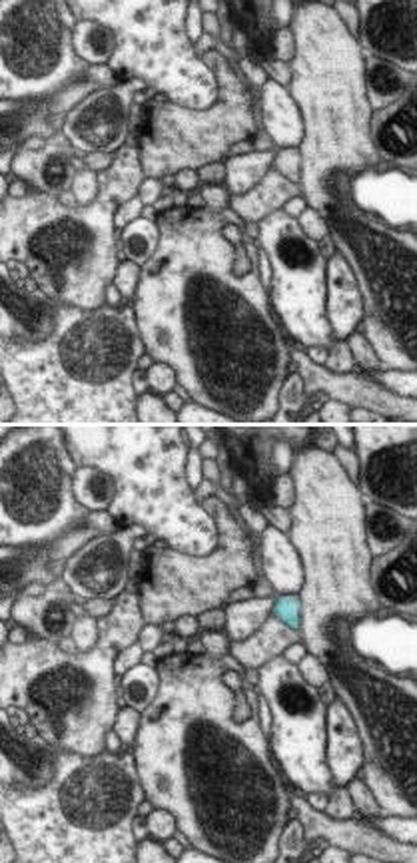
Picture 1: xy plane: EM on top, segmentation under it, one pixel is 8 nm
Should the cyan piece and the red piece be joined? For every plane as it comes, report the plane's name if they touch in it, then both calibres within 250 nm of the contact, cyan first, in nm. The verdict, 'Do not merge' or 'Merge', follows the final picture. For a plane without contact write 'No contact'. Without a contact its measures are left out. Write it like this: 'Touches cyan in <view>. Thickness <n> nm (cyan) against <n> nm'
Touches cyan in xy. Thickness 160 nm (cyan) against 30 nm

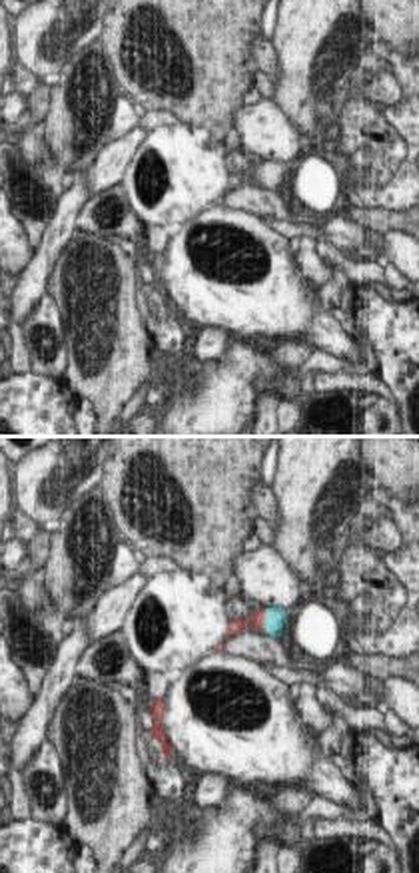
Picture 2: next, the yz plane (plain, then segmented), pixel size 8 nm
Touches cyan in yz. Thickness 160 nm (cyan) against 130 nm

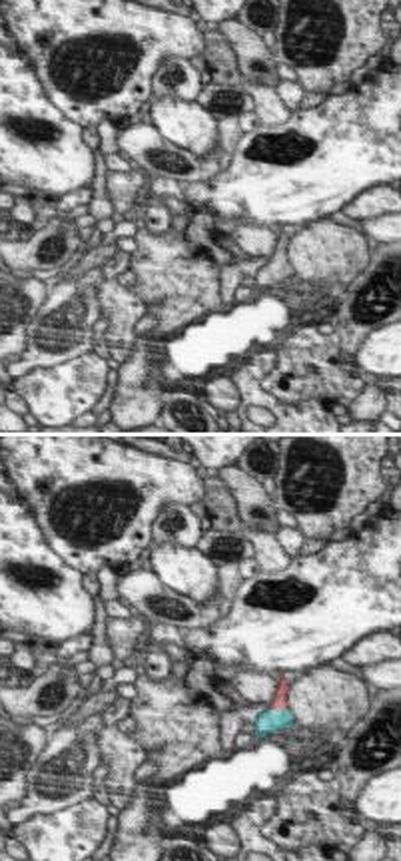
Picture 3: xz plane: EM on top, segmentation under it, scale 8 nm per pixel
Touches cyan in xz. Thickness 170 nm (cyan) against 100 nm

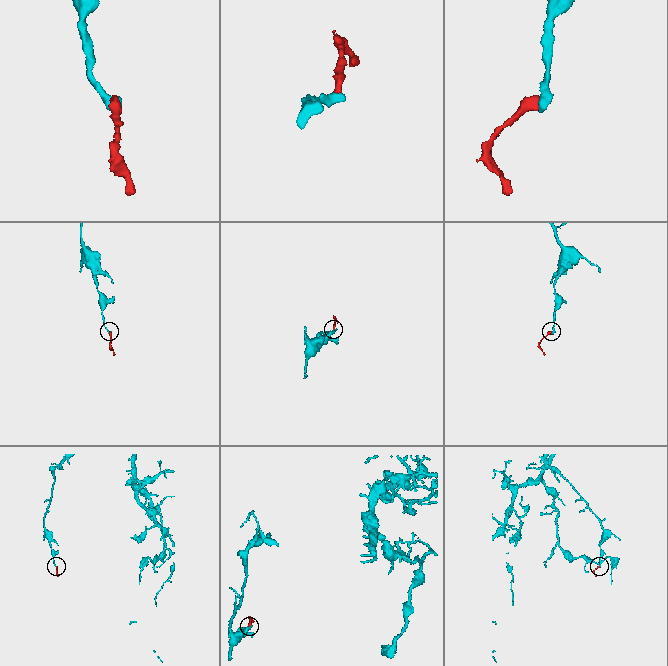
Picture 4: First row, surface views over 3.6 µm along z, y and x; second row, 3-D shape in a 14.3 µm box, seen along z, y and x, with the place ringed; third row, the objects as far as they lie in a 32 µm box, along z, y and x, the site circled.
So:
Merge

